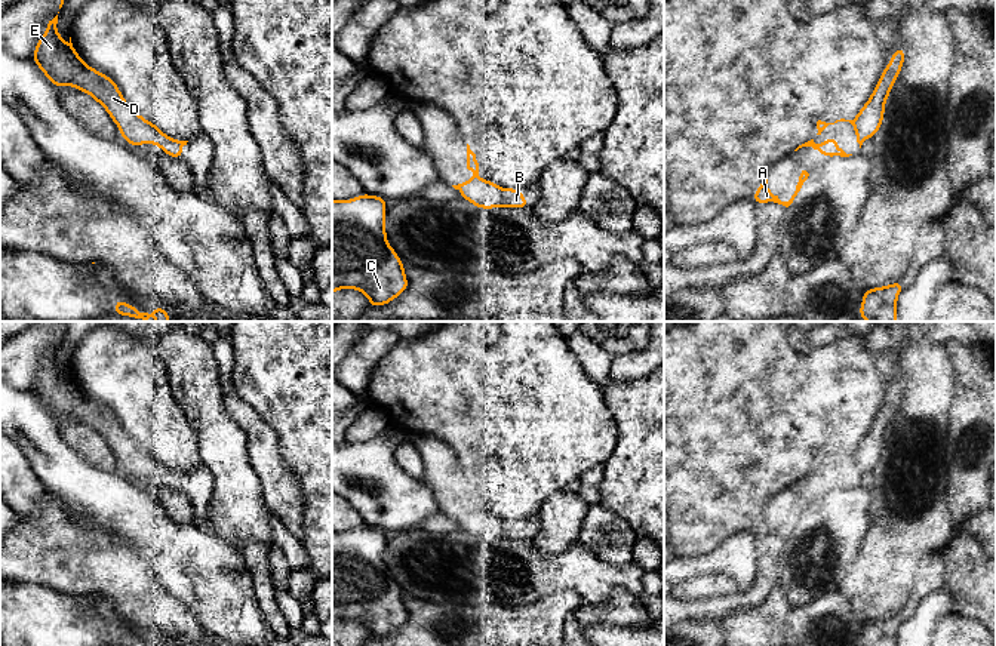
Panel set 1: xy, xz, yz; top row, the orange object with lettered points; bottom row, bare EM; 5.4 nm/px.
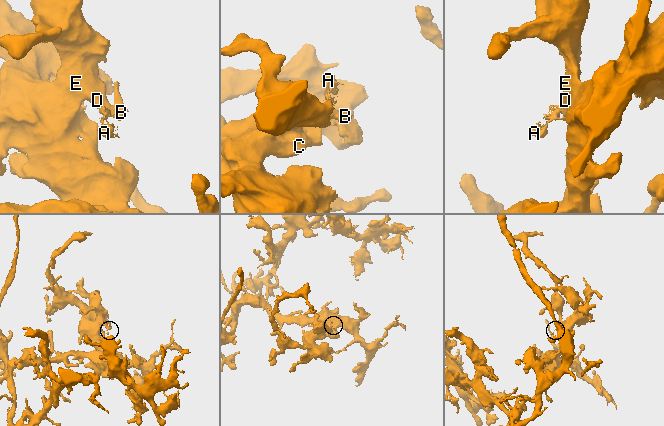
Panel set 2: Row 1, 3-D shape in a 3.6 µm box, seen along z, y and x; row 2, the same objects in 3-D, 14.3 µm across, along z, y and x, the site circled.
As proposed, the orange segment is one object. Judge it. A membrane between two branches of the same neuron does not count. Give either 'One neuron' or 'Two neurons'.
One neuron

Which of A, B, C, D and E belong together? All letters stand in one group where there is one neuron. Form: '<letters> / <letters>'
A B C D E

